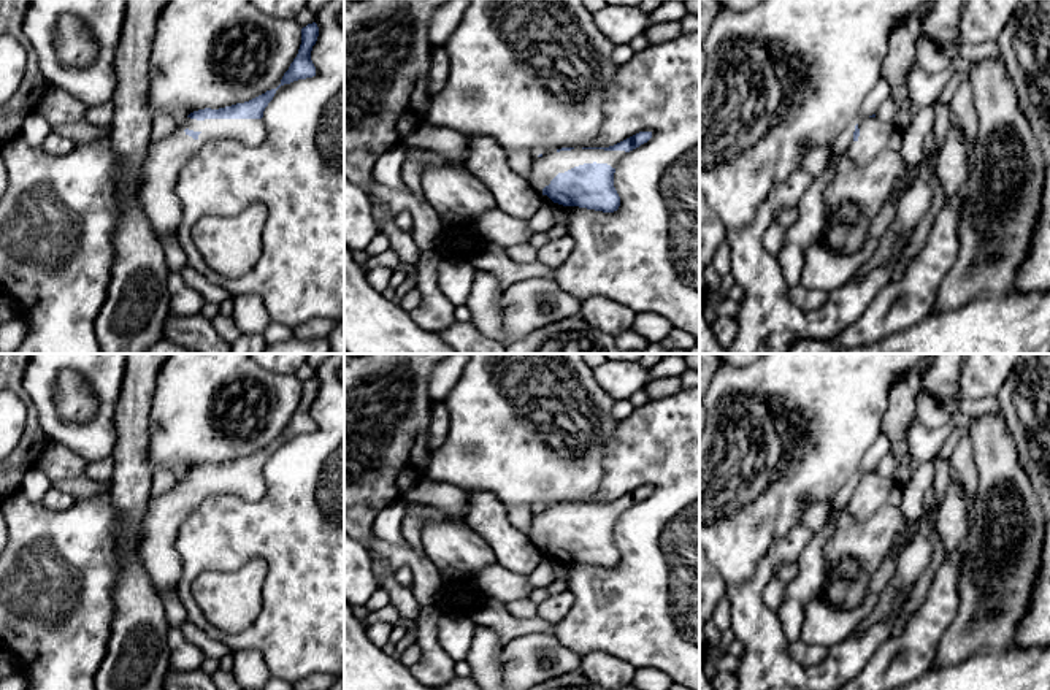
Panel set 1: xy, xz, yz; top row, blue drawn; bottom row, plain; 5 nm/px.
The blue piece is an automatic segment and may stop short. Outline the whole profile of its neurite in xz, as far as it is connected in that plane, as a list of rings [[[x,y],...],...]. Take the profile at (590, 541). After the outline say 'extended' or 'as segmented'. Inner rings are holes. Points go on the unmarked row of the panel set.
[[[639,487],[609,503],[561,503],[535,511],[530,541],[554,558],[614,568],[620,552],[614,542],[619,516],[652,493]]]; extended

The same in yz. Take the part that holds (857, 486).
[[[872,470],[856,477],[847,509],[856,520],[864,522],[882,506],[896,506],[899,501],[899,484],[893,477],[880,476]]]; extended

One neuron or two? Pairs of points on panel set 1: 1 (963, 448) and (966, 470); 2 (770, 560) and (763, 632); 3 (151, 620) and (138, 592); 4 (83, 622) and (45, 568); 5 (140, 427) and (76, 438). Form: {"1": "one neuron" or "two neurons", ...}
{"1": "one neuron", "2": "one neuron", "3": "one neuron", "4": "one neuron", "5": "two neurons"}

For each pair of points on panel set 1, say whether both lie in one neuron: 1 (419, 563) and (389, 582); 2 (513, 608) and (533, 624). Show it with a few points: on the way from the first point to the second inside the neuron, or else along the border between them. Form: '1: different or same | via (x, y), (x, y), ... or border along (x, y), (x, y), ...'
1: different | border along (392, 571), (381, 586)
2: different | border along (503, 603), (519, 619), (536, 616)

